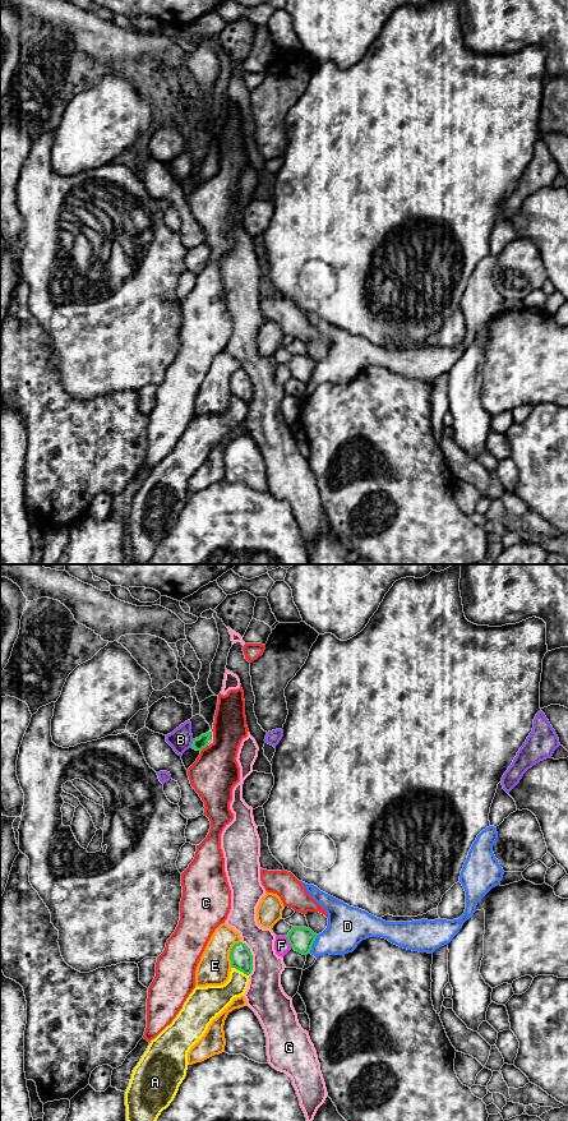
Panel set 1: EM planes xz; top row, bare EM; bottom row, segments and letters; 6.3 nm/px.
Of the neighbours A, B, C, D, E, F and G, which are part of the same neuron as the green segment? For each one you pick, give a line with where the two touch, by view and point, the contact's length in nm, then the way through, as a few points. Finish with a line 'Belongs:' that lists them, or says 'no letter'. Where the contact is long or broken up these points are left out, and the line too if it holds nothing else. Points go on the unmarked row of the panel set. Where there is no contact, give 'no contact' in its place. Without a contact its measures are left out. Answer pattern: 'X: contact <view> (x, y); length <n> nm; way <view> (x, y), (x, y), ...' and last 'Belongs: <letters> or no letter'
Belongs: no letter

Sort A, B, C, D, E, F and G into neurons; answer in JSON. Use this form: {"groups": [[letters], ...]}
{"groups": [["A"], ["B"], ["C", "D"], ["E"], ["F"], ["G"]]}

